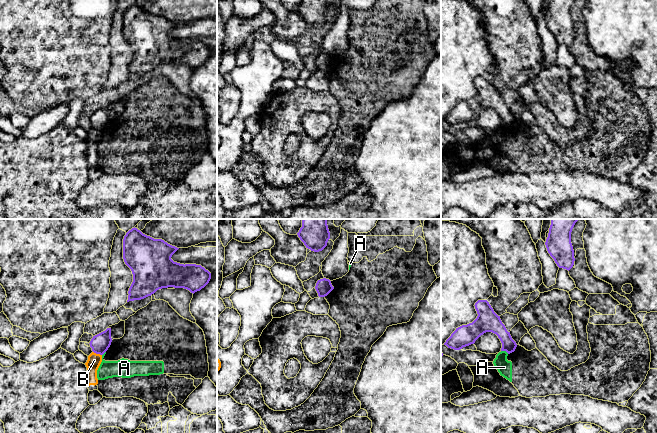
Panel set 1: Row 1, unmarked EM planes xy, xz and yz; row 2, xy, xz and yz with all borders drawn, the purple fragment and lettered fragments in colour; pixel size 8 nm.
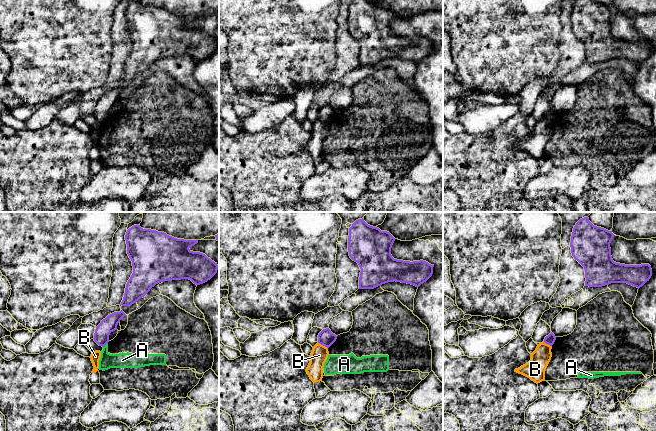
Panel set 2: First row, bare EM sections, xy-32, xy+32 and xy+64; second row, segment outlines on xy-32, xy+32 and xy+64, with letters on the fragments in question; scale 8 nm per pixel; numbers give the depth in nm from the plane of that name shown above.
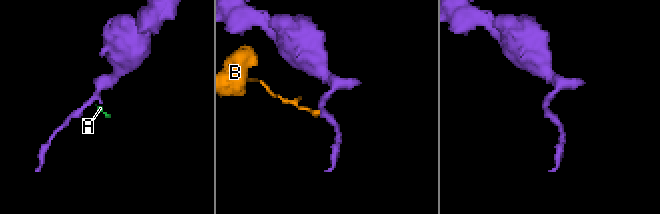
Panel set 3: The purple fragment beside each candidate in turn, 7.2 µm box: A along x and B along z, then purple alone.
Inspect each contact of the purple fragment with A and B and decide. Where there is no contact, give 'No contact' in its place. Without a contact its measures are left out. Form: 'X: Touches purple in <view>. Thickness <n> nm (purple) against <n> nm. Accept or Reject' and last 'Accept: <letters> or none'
A: Touches purple in yz. Thickness 140 nm (purple) against 120 nm. Reject
B: Touches purple in xy. Thickness 150 nm (purple) against 110 nm. Reject
Accept: none

